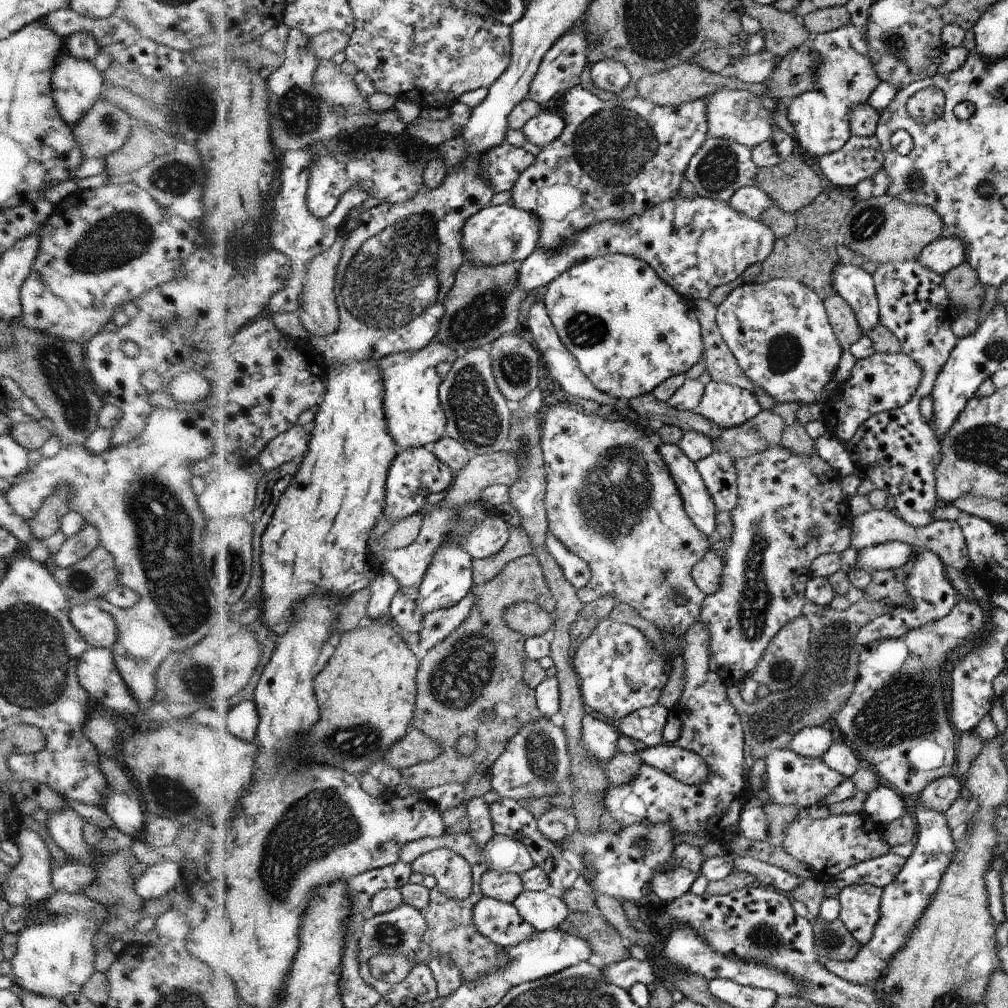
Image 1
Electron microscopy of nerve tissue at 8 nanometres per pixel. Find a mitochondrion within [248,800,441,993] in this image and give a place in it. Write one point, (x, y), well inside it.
(388, 935)

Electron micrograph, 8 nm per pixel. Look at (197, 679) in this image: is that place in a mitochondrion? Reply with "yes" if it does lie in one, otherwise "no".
yes

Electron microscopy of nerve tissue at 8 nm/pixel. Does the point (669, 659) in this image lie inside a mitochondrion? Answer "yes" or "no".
no

